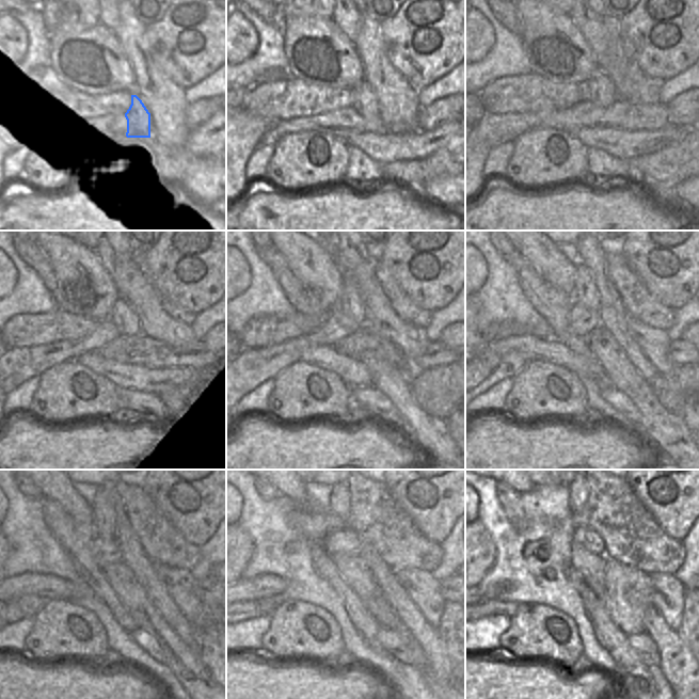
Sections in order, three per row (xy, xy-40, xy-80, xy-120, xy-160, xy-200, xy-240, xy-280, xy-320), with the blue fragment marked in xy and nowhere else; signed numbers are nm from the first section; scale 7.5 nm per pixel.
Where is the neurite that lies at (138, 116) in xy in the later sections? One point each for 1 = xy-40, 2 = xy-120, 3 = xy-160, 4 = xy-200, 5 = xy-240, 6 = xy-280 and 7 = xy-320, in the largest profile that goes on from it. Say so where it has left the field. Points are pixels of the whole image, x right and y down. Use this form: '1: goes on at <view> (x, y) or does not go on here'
1: goes on at xy-40 (366, 104)
2: goes on at xy-120 (126, 321)
3: goes on at xy-160 (350, 302)
4: goes on at xy-200 (585, 292)
5: goes on at xy-240 (104, 515)
6: goes on at xy-280 (339, 497)
7: goes on at xy-320 (577, 491)

